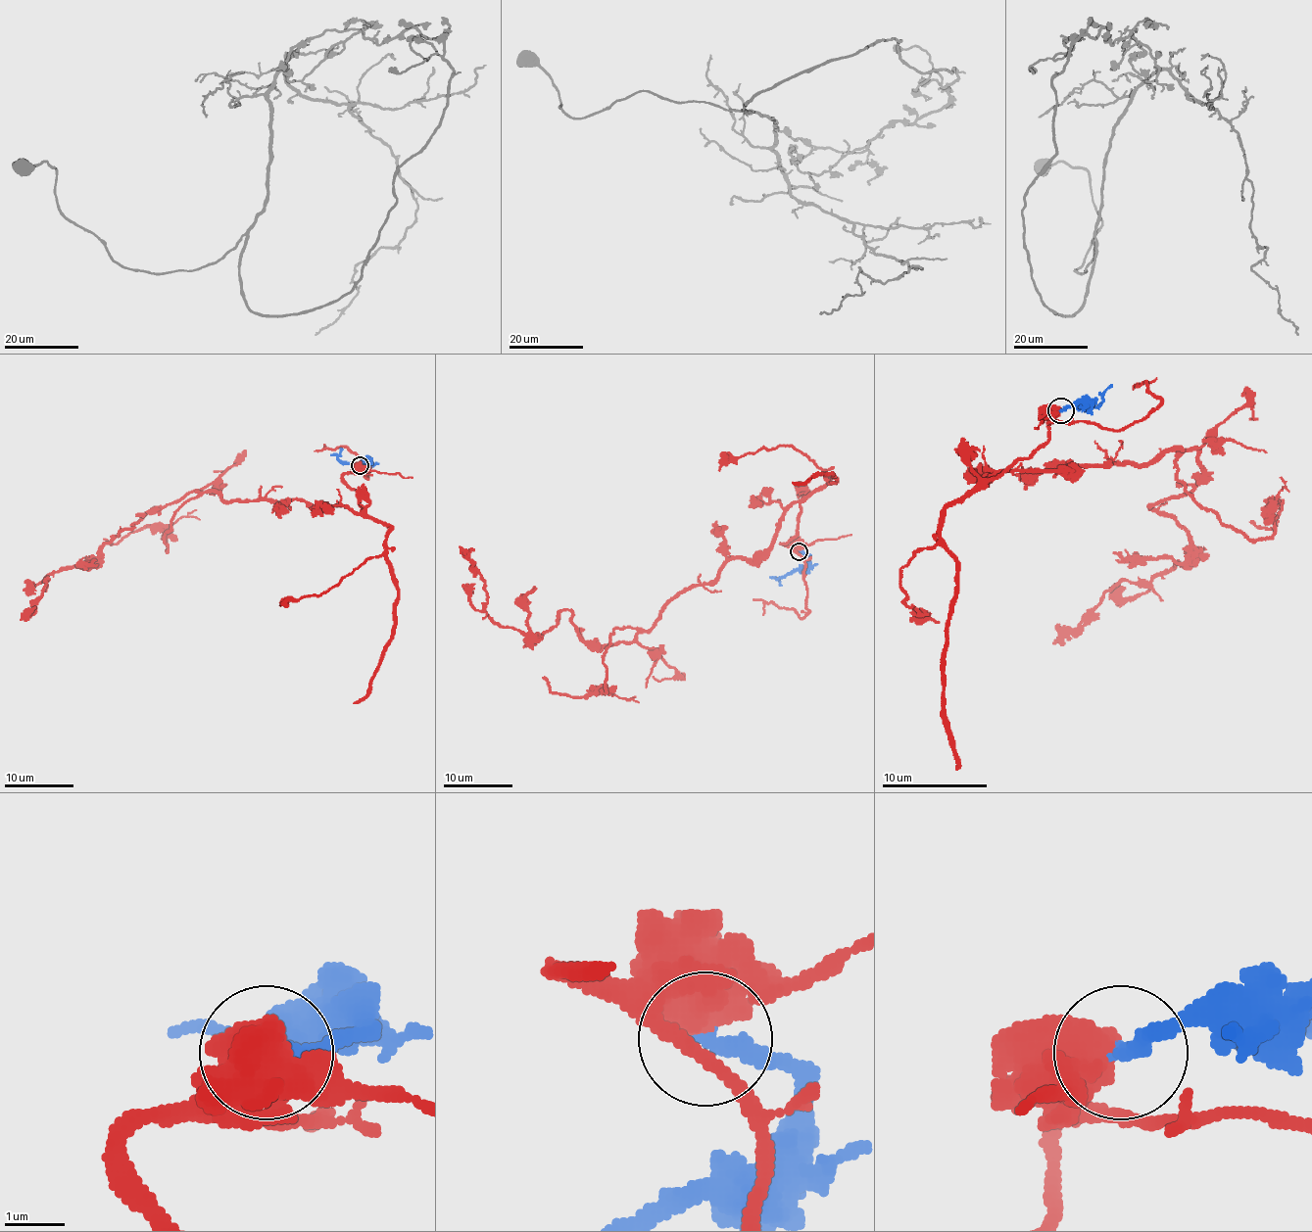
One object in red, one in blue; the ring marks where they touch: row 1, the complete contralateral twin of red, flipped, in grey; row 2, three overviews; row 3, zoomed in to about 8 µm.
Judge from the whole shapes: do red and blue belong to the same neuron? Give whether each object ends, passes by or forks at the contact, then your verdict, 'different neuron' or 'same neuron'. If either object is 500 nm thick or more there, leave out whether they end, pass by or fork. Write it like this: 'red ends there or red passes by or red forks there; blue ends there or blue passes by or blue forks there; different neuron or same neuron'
same neuron

